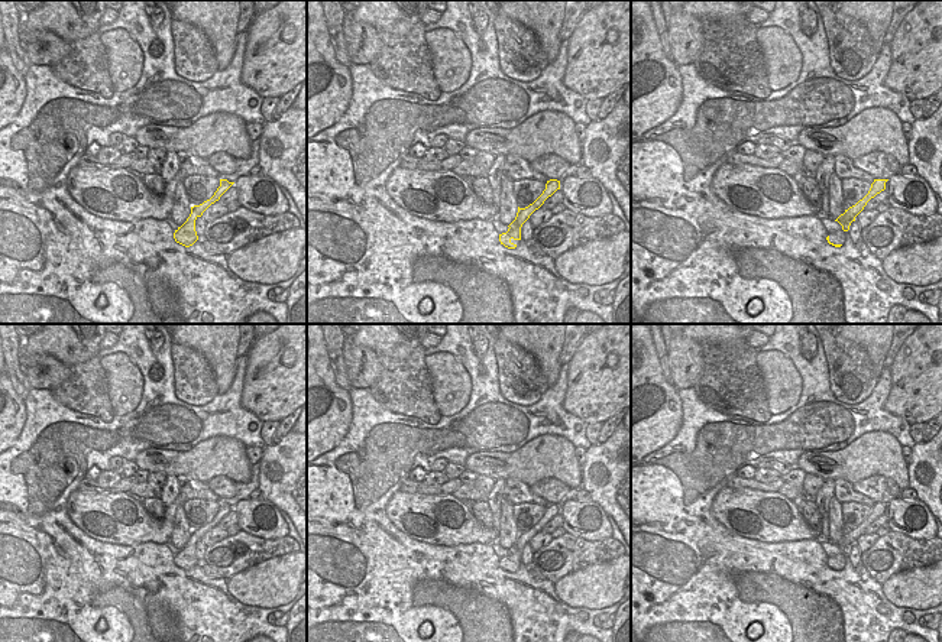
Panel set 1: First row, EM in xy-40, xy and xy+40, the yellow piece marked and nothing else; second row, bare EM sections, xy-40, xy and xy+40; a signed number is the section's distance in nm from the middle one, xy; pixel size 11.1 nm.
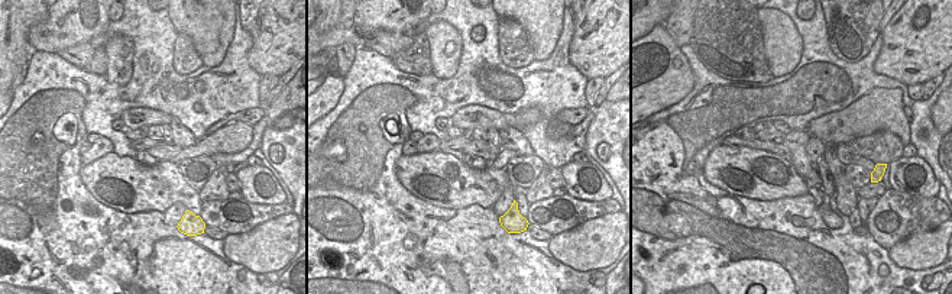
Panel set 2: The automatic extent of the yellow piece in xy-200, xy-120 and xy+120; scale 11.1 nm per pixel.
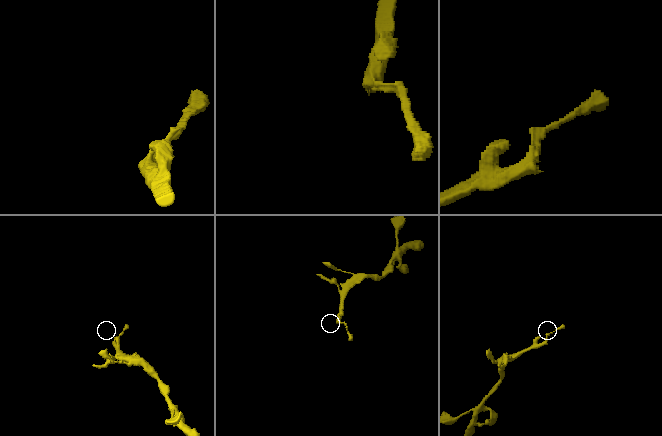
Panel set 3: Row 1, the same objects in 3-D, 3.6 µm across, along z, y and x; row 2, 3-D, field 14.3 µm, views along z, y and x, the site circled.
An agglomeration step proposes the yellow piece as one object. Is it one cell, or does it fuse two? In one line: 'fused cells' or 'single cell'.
fused cells

